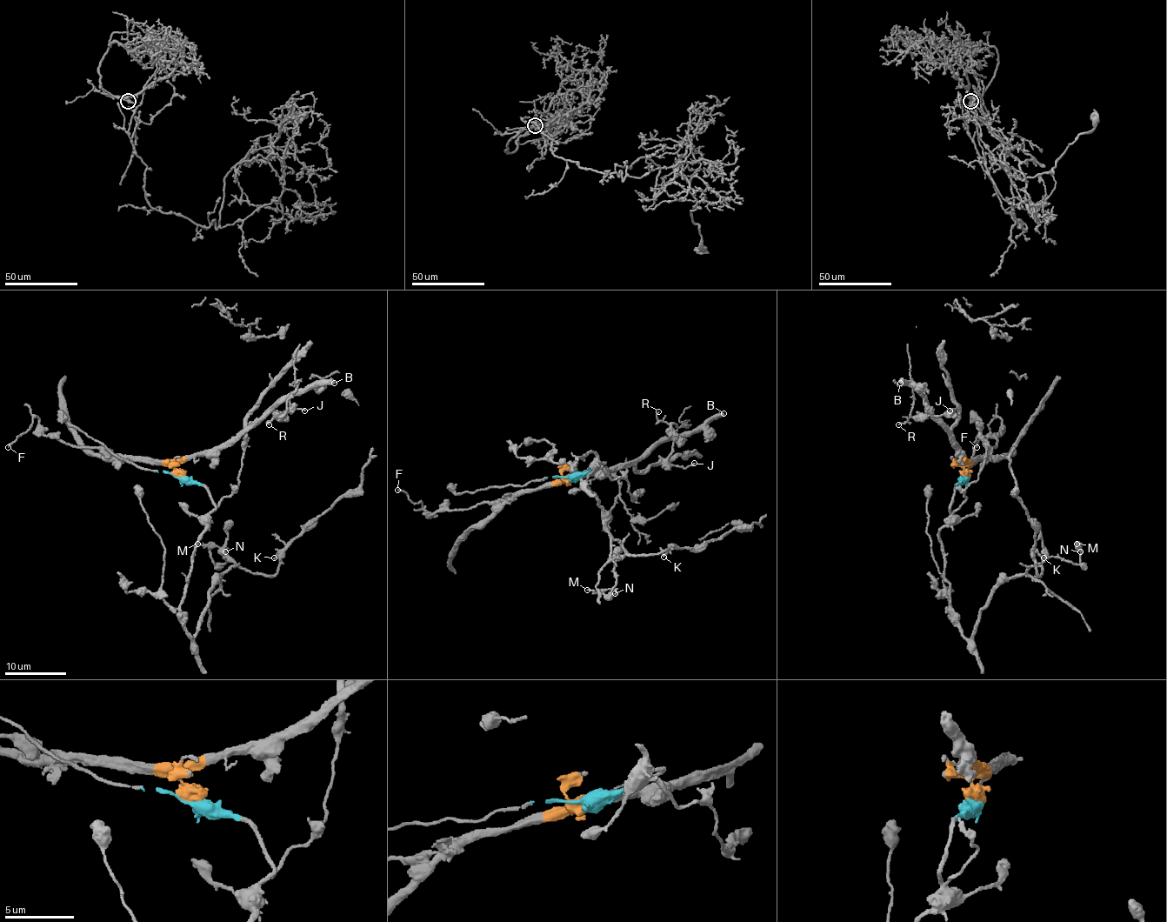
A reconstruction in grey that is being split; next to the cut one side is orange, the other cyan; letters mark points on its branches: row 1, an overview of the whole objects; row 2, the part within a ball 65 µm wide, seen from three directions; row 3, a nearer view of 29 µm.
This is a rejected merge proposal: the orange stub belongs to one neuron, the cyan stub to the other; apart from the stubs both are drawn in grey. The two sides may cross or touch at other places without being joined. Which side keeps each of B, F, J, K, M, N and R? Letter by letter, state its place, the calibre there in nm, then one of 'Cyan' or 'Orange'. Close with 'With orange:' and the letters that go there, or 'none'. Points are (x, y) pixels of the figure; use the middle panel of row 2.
B: Place: (723, 413). Thickness 500 nm. Orange
F: Place: (397, 490). Thickness 180 nm. Orange
J: Place: (694, 463). Thickness 150 nm. Orange
K: Place: (663, 557). Thickness 170 nm. Cyan
M: Place: (587, 590). Thickness 110 nm. Cyan
N: Place: (615, 593). Thickness 170 nm. Cyan
R: Place: (658, 411). Thickness 90 nm. Orange
With orange: B, F, J, R

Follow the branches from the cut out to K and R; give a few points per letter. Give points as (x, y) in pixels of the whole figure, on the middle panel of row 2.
K: (570, 477), (603, 463), (594, 453), (570, 464), (597, 498), (606, 531), (628, 554), (668, 548), (663, 557)
R: (570, 477), (622, 467), (657, 443), (679, 437), (676, 439), (674, 430), (656, 417), (659, 411)

